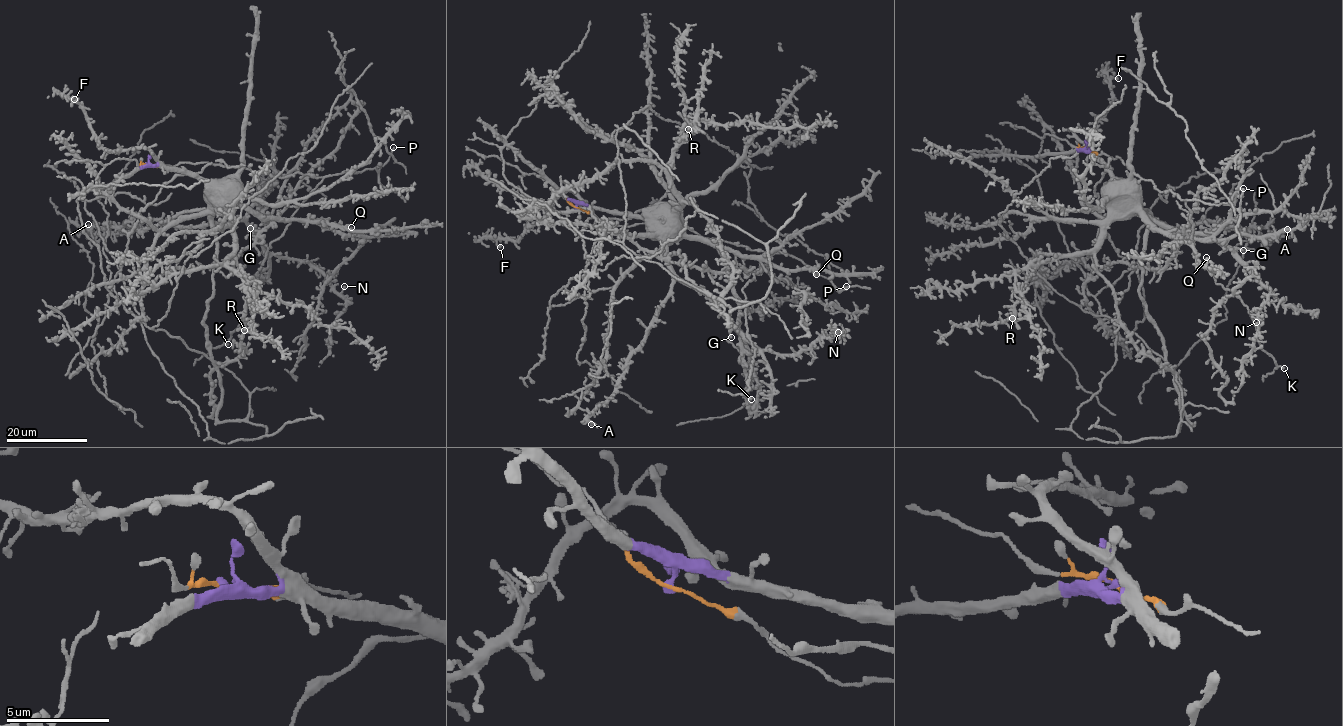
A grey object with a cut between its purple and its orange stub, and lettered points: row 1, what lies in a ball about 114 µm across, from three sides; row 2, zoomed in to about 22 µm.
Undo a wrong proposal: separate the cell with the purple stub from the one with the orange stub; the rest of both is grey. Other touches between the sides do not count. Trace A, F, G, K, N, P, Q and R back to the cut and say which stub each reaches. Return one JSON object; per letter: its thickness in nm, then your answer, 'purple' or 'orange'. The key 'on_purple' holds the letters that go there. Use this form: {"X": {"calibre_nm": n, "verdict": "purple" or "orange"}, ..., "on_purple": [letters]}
{"A": {"calibre_nm": 240, "verdict": "purple"}, "F": {"calibre_nm": 340, "verdict": "purple"}, "G": {"calibre_nm": 320, "verdict": "purple"}, "K": {"calibre_nm": 320, "verdict": "orange"}, "N": {"calibre_nm": 200, "verdict": "purple"}, "P": {"calibre_nm": 190, "verdict": "orange"}, "Q": {"calibre_nm": 400, "verdict": "purple"}, "R": {"calibre_nm": 240, "verdict": "purple"}, "on_purple": ["A", "F", "G", "N", "Q", "R"]}

